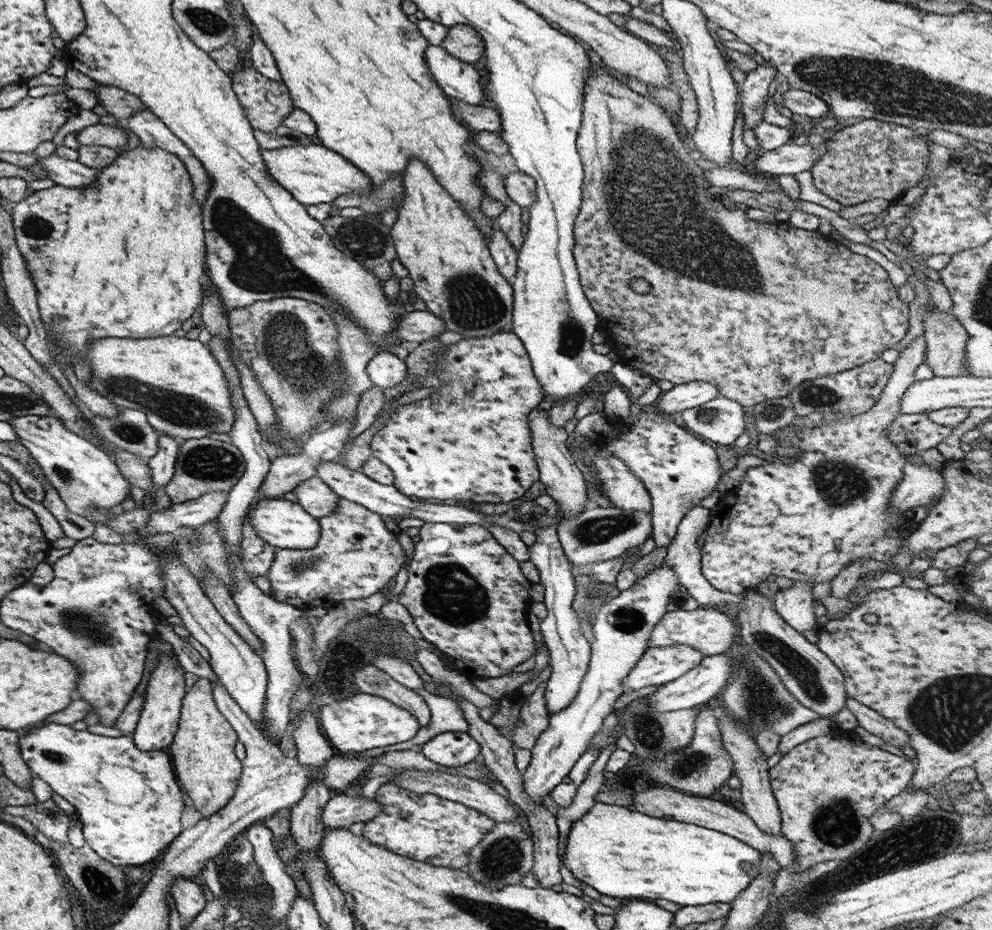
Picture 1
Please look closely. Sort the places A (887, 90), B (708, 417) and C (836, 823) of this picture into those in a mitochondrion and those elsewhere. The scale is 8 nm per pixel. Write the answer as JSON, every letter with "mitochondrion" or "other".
{"A":"mitochondrion","B":"mitochondrion","C":"mitochondrion"}

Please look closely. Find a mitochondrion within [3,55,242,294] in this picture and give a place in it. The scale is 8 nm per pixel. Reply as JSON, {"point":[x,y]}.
{"point":[36,227]}

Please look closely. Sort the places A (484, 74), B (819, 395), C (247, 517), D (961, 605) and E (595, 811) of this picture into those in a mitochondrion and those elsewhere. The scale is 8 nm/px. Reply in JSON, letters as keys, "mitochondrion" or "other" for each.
{"A":"other","B":"mitochondrion","C":"other","D":"other","E":"other"}

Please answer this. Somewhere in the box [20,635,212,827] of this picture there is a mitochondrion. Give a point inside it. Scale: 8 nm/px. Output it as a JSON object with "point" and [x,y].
{"point":[54,756]}

